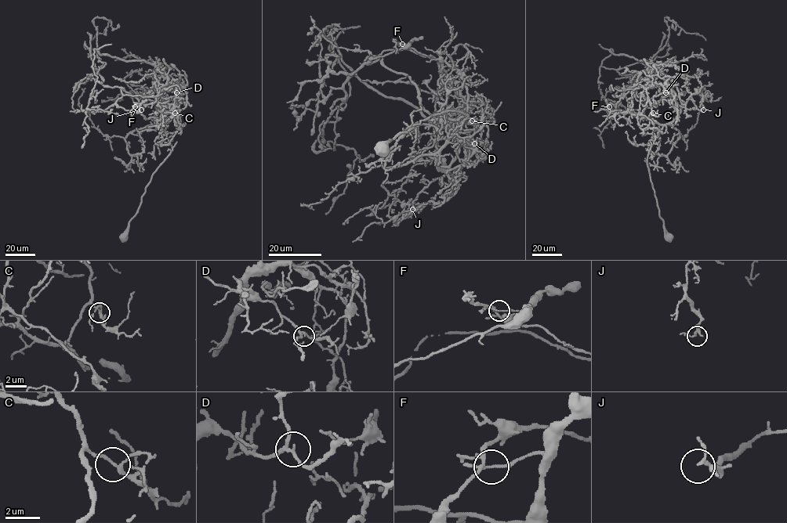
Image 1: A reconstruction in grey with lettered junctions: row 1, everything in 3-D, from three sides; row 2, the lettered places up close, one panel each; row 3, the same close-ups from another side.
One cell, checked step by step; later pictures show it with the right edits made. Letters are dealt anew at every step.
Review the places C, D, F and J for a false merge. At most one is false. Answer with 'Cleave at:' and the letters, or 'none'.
Cleave at: F

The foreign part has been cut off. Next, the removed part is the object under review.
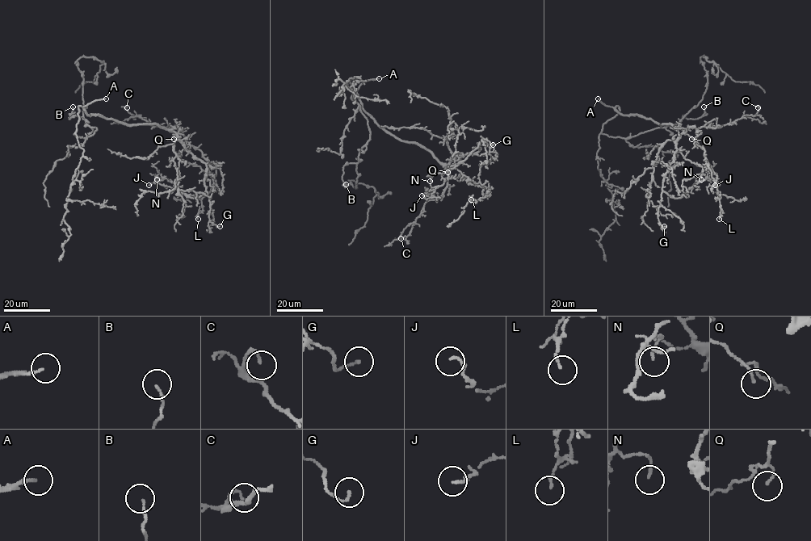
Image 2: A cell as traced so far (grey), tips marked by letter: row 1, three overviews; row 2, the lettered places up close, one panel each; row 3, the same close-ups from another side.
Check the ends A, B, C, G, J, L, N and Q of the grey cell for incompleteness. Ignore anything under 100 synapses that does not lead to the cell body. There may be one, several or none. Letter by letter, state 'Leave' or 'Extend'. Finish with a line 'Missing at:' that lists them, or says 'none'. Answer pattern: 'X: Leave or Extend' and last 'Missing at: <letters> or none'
A: Extend
B: Leave
C: Leave
G: Leave
J: Leave
L: Leave
N: Leave
Q: Leave
Missing at: A

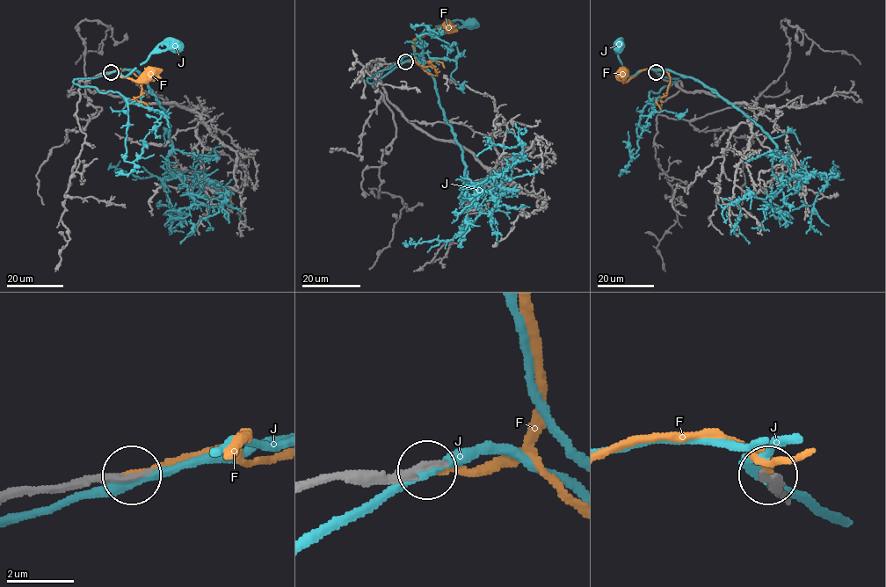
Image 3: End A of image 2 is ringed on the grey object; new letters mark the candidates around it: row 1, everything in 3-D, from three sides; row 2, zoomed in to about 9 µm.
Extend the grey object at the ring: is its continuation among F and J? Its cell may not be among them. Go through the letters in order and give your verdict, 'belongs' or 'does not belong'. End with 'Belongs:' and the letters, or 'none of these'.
F: belongs
J: does not belong
Belongs: F

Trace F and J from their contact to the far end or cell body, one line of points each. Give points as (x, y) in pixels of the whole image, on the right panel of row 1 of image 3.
F: (657, 72), (644, 68), (627, 81), (622, 76), (624, 74)
J: (657, 72), (656, 69), (645, 69), (628, 76), (620, 69), (621, 62), (615, 51), (619, 46)

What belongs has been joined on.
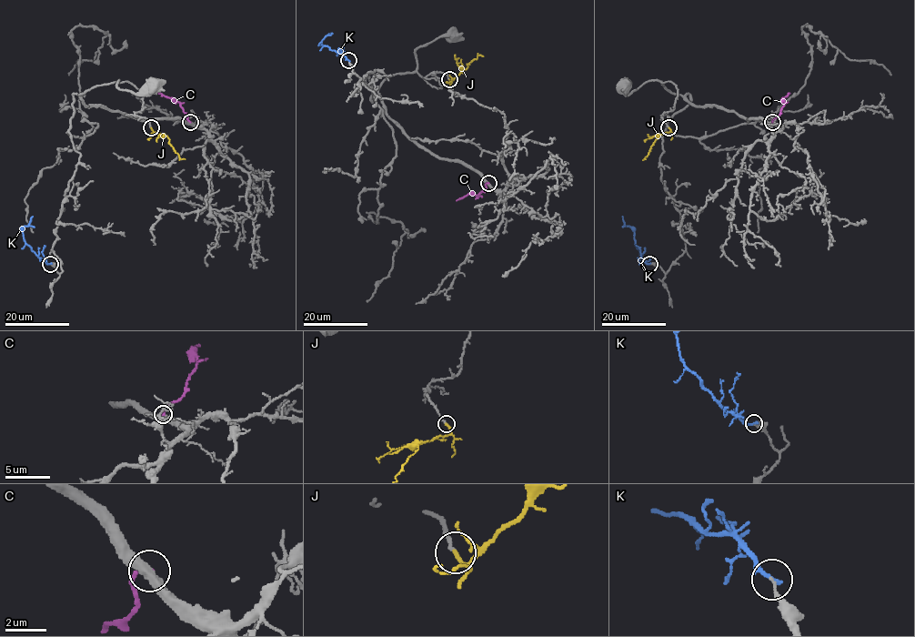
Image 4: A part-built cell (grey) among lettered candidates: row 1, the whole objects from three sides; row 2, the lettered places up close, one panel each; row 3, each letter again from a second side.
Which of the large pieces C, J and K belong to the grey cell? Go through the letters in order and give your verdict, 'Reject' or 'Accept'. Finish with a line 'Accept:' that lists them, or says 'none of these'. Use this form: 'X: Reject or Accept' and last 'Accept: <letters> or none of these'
C: Reject
J: Accept
K: Reject
Accept: J

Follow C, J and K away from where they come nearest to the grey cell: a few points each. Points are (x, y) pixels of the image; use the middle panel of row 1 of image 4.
C: (487, 183), (478, 195), (467, 194), (456, 200)
J: (449, 79), (454, 79), (478, 55), (483, 56)
K: (348, 60), (320, 45), (331, 33)

